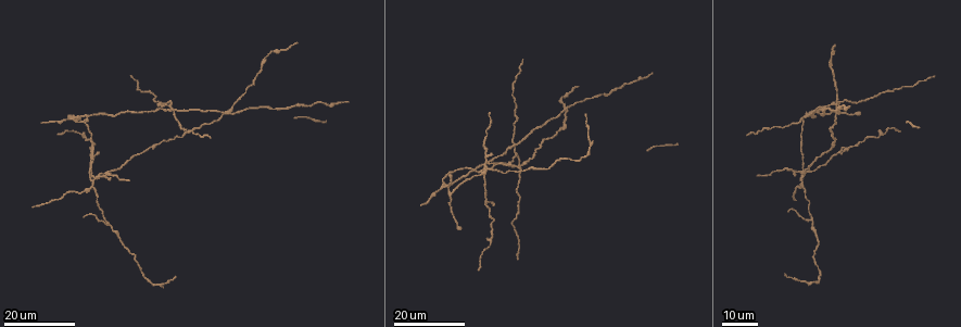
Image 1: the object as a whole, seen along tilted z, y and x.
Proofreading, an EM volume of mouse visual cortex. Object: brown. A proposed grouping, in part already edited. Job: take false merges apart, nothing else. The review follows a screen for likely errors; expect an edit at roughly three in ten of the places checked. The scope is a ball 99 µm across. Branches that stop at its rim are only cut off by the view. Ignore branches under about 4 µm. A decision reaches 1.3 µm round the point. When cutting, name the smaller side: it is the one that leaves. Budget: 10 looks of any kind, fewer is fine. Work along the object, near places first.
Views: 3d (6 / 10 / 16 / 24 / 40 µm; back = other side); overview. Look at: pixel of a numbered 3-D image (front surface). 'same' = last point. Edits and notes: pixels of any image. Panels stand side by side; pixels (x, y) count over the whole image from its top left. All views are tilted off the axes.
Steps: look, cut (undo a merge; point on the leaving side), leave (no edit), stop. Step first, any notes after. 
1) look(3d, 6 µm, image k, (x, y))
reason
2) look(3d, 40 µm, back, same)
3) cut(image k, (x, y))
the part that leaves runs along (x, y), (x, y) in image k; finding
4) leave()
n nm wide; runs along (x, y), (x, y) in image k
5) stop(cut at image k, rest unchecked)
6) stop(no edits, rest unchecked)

look(3d, 16 µm, image 1, (152, 284))
sudden change in width

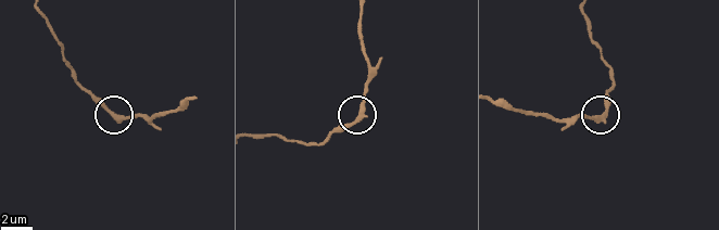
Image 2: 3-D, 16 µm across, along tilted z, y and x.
look(3d, 6 µm, image 2, (601, 118))

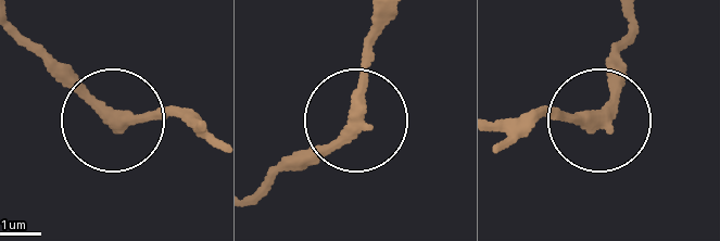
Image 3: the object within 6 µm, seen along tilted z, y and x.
cut(image 3, (149, 113))
the part that leaves runs along (116, 119), (161, 111), (204, 123) in image 3; a second cell is stuck on

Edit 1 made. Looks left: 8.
look(overview)

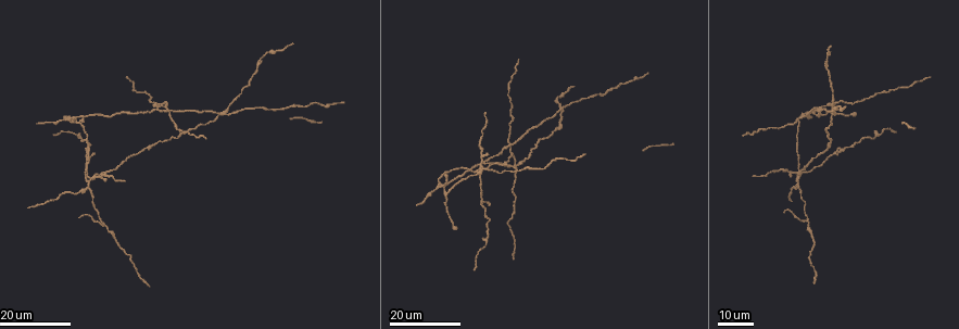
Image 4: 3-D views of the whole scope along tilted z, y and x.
look(3d, 16 µm, image 4, (799, 178))
branch point

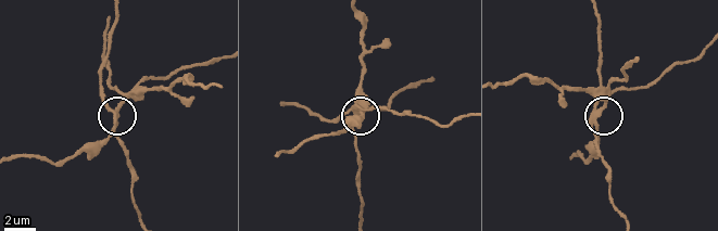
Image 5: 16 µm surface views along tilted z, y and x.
look(3d, 6 µm, image 5, (601, 111))

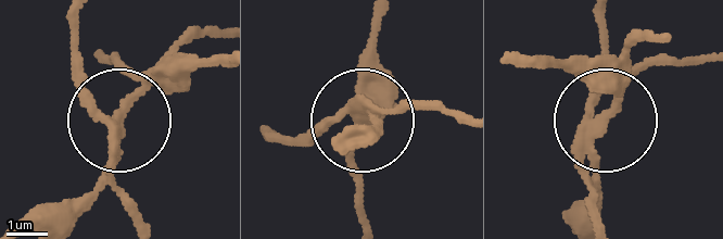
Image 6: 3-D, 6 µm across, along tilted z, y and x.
cut(image 6, (93, 193))
side arm 40 µm; the part that leaves runs along (585, 135), (633, 45), (649, 38) in image 6; a second cell is stuck on

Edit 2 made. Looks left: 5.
look(3d, 16 µm, image 4, (437, 186))
three arms meet

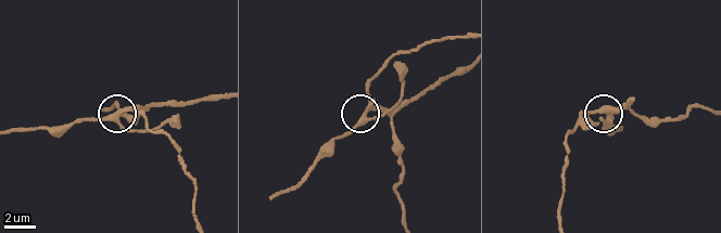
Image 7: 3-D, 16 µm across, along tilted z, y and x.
look(3d, 6 µm, image 7, (117, 119))

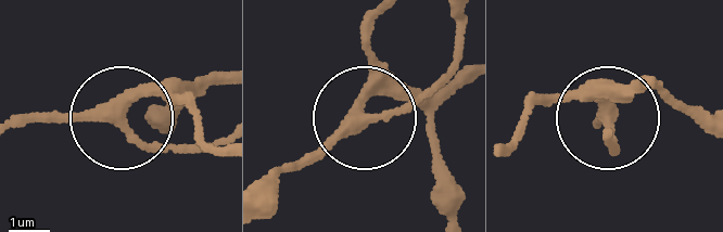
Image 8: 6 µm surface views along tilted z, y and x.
leave()
3 arms; runs along (376, 14), (369, 115), (447, 80) in image 8; one cell here

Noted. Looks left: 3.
look(3d, 24 µm, image 4, (510, 146))
four-way junction

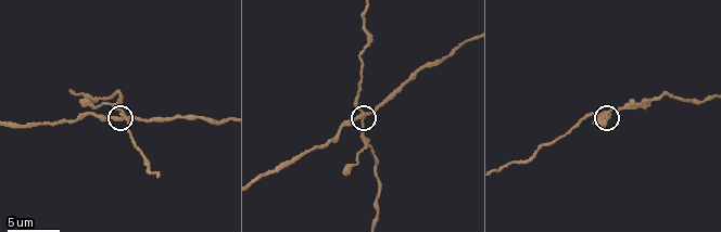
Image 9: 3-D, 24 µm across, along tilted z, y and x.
look(3d, 10 µm, image 9, (605, 113))

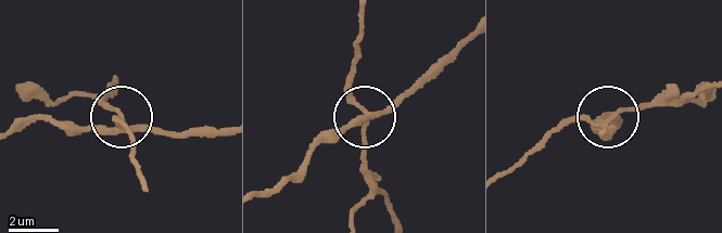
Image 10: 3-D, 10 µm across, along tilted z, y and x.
cut(image 10, (109, 108))
the part that leaves runs along (364, 113), (364, 159), (391, 215) in image 10; two cells meet here

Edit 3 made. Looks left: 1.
stop(cut at image 3, cut at image 6, cut at image 10, rest unchecked)

